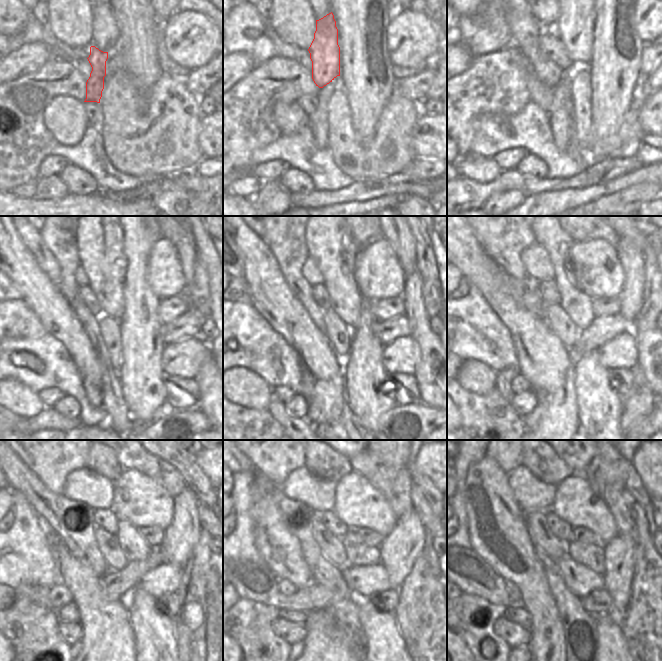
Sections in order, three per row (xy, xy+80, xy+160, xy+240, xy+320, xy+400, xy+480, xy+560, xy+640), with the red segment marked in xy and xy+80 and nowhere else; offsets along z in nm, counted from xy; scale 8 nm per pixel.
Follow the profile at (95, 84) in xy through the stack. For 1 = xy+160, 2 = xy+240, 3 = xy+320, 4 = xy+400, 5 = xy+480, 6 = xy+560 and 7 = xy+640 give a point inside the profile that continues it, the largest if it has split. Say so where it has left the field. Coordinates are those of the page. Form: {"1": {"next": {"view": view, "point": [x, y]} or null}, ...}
{"1": {"next": {"view": "xy+160", "point": [546, 32]}}, "2": {"next": {"view": "xy+240", "point": [99, 237]}}, "3": {"next": {"view": "xy+320", "point": [329, 241]}}, "4": {"next": {"view": "xy+400", "point": [551, 236]}}, "5": {"next": {"view": "xy+480", "point": [134, 546]}}, "6": {"next": {"view": "xy+560", "point": [358, 553]}}, "7": {"next": {"view": "xy+640", "point": [590, 555]}}}

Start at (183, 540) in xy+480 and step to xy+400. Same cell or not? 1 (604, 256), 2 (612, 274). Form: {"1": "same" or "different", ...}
{"1": "different", "2": "different"}

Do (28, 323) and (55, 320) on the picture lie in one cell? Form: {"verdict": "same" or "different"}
{"verdict": "different"}

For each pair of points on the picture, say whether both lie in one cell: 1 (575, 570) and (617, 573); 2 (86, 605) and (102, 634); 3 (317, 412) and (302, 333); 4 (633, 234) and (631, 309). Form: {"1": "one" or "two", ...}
{"1": "two", "2": "one", "3": "two", "4": "two"}

